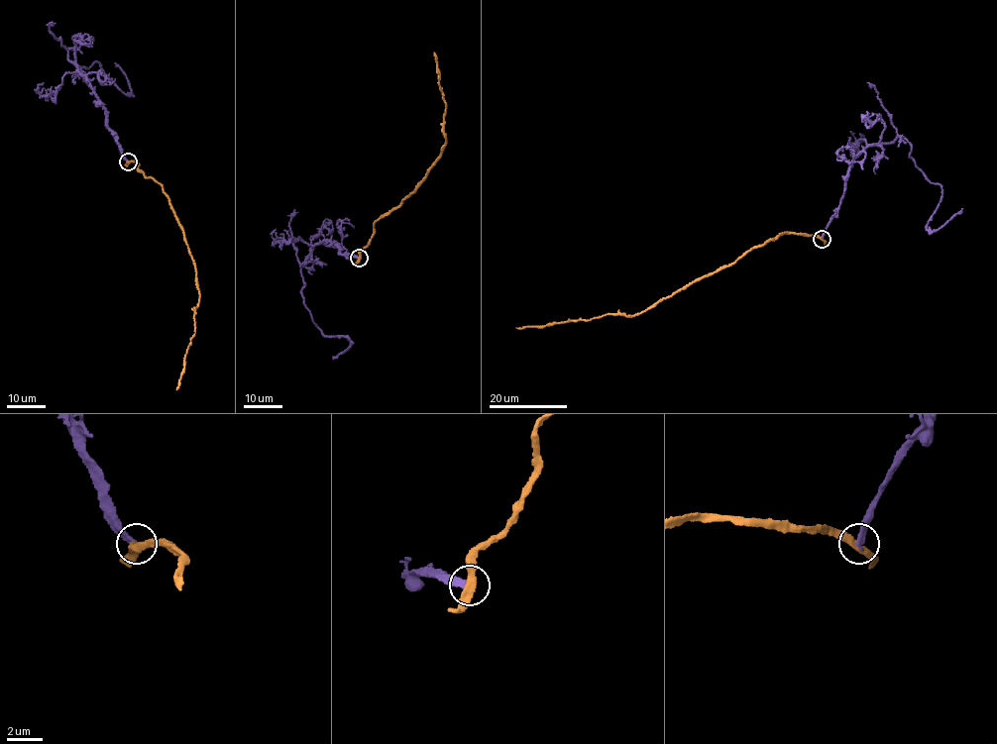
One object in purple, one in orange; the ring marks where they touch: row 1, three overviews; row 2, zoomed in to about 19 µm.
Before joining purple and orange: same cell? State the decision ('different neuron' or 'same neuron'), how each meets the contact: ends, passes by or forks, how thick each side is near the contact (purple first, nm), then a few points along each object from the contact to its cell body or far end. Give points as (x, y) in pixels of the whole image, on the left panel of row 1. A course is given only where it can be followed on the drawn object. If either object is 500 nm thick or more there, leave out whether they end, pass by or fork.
different neuron; purple ends; orange passes by; calibres 320 and 320 nm; course purple (128, 161), (103, 104), (68, 59), (69, 48), (73, 64), (98, 62), (121, 91), (132, 92), (114, 62); course orange (128, 161), (137, 162), (137, 169), (162, 186), (195, 268), (199, 292), (195, 329), (176, 389)

